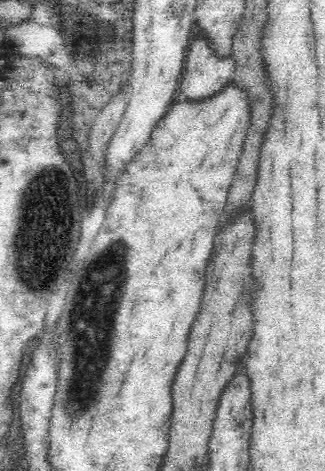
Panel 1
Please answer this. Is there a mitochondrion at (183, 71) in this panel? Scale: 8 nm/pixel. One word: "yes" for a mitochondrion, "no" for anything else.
no

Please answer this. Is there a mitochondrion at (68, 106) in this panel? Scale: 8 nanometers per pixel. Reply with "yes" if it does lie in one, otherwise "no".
no

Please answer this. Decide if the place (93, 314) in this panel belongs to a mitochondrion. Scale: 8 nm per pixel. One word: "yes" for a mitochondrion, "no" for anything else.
yes

